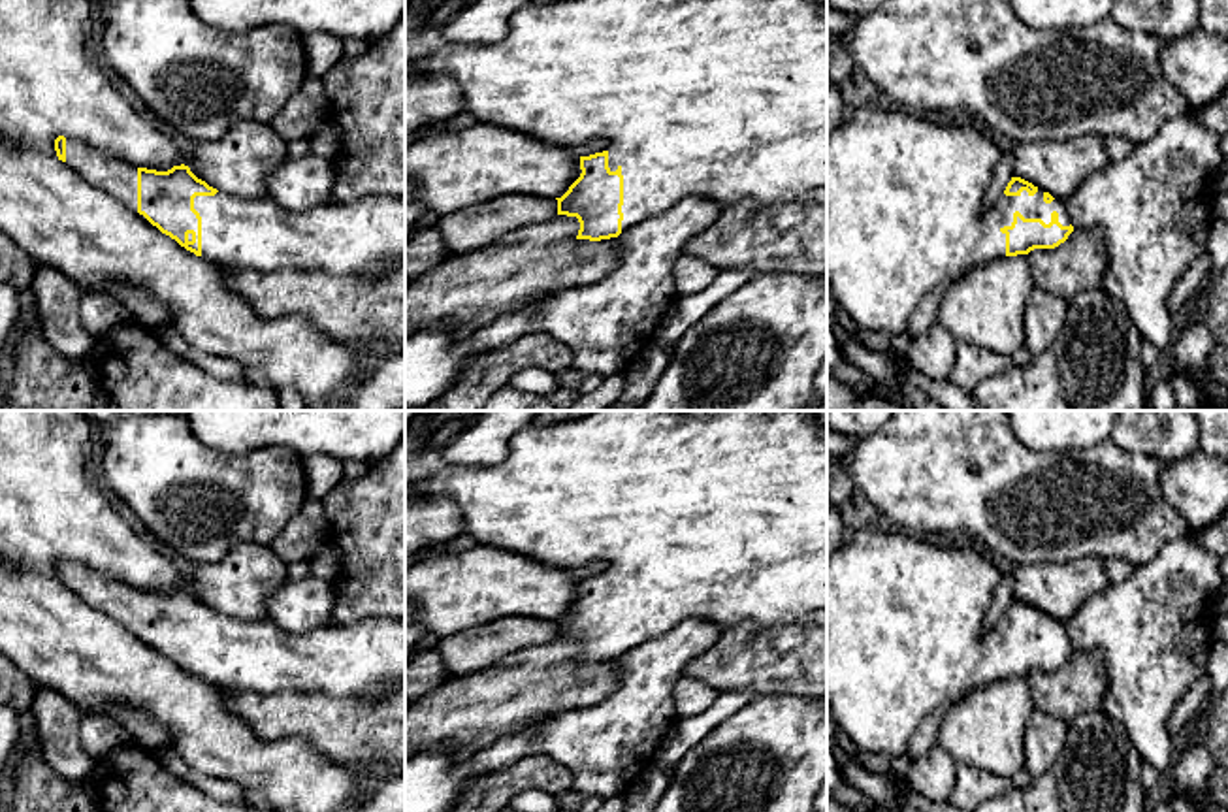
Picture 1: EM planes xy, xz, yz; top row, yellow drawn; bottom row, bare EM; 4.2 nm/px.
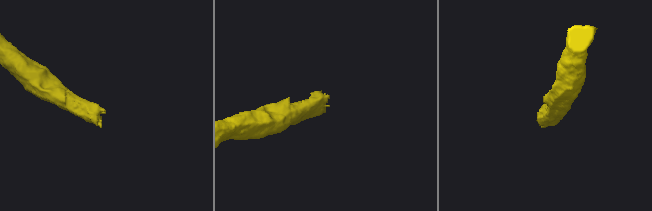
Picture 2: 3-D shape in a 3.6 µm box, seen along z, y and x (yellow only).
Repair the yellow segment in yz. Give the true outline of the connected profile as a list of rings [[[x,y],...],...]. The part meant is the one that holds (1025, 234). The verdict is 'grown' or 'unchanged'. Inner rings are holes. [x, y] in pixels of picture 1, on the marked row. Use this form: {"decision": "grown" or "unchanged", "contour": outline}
{"decision": "grown", "contour": [[[861,98],[846,121],[827,138],[827,284],[831,286],[832,298],[842,311],[863,330],[889,333],[891,337],[906,332],[908,318],[912,317],[917,303],[945,279],[961,279],[970,269],[1004,258],[1028,254],[1034,249],[1055,249],[1068,239],[1074,226],[1068,219],[1066,205],[1062,200],[1053,198],[1049,192],[1034,187],[1032,183],[1011,177],[1004,194],[989,209],[981,209],[985,190],[994,175],[994,168],[1002,158],[1000,141],[978,124],[955,119],[936,119],[930,115],[917,115],[898,106],[880,107]]]}

